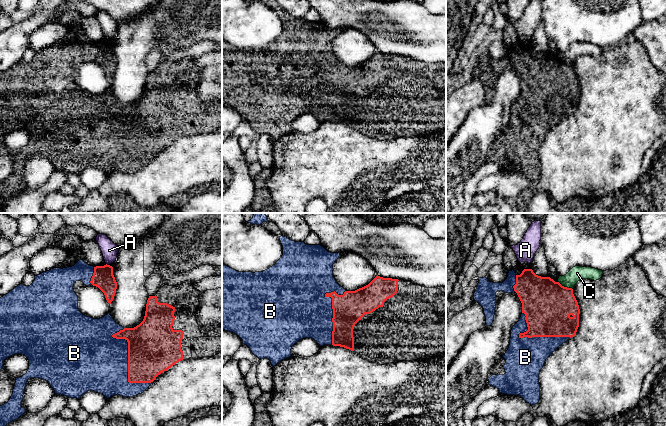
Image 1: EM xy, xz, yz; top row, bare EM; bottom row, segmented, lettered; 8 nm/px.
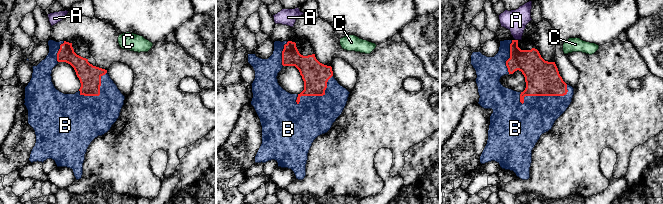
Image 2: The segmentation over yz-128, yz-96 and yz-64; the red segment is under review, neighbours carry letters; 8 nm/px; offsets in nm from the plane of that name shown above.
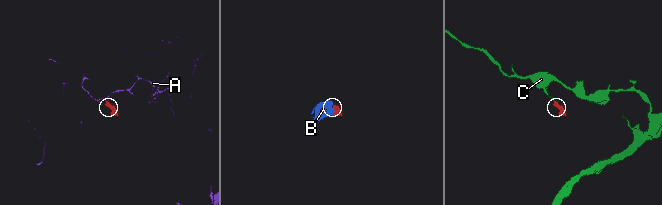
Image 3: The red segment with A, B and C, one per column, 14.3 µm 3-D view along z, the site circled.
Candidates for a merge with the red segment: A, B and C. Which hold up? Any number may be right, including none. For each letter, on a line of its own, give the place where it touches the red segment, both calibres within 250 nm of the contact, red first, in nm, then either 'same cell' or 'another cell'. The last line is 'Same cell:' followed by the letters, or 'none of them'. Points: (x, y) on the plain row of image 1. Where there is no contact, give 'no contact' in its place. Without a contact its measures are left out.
A: meets red in xy at (106, 40); 170 nm thick on the red side, 130 nm on the other; another cell
B: meets red in xy at (128, 140); 420 nm thick on the red side, 460 nm on the other; same cell
C: meets red in yz at (565, 63); 400 nm thick on the red side, 120 nm on the other; another cell
Same cell: B

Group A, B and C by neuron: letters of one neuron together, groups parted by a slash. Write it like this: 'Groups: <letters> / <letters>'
Groups: A / B / C

